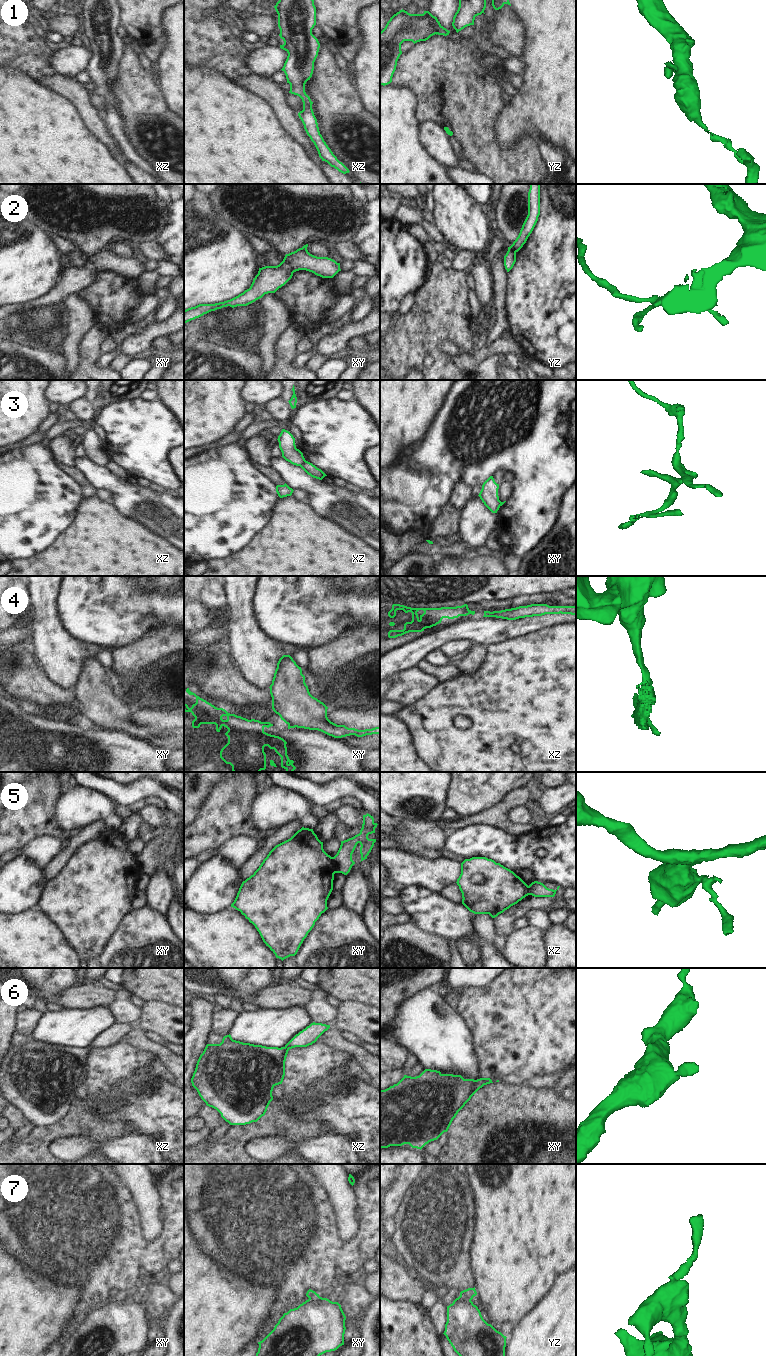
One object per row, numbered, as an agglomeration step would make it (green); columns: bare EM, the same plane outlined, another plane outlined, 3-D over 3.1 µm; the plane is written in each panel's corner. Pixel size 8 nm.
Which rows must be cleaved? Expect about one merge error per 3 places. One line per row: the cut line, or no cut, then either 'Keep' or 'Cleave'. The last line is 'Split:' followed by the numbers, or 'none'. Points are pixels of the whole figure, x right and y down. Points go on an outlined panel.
1: Split along yz (441, 26), (436, 33). Cleave
2: Split along yz (510, 246), (515, 252). Cleave
3: Split along xz (305, 460), (300, 466). Cleave
4: Split along xy (288, 723), (295, 726). Cleave
5: Split along xy (332, 857), (335, 872). Cleave
6: No split. Keep
7: Split along yz (460, 1295), (470, 1300). Cleave
Split: 1, 2, 3, 4, 5, 7.

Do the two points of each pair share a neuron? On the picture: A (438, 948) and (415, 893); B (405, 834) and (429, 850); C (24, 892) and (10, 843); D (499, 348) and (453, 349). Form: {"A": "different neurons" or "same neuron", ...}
{"A": "different neurons", "B": "same neuron", "C": "different neurons", "D": "different neurons"}

